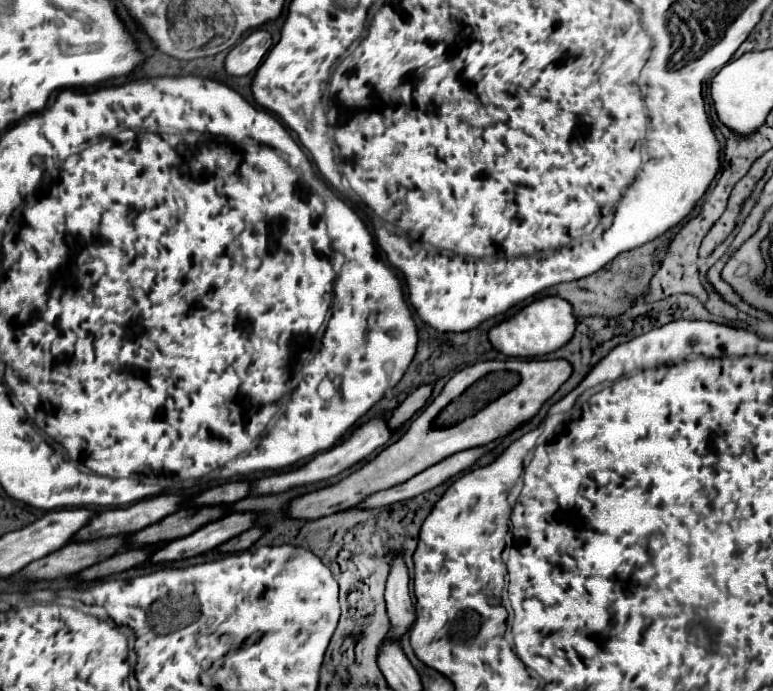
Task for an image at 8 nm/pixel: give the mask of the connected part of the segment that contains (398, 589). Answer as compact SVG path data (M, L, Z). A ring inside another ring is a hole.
M401 551L393 557L393 565L391 565L391 573L385 589L385 601L387 601L389 619L393 621L389 637L399 639L415 621L415 613L409 597L409 571Z

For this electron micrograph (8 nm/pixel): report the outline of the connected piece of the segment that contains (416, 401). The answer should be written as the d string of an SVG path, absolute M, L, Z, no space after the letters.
M425 383L425 385L417 387L417 389L393 411L393 415L391 415L391 419L389 419L391 429L397 429L397 427L401 427L407 419L411 419L411 417L429 401L431 393L433 393L433 383Z

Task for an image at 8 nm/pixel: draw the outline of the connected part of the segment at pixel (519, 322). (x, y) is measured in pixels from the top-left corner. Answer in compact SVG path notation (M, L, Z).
M543 297L525 305L517 315L493 327L489 331L489 341L497 351L501 351L507 357L531 359L565 347L575 333L575 325L577 325L577 317L569 301L561 297Z

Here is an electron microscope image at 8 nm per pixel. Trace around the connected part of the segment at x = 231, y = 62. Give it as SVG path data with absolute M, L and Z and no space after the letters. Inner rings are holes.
M255 29L243 37L225 57L225 71L229 75L249 75L257 69L265 53L271 49L271 35L265 29Z

